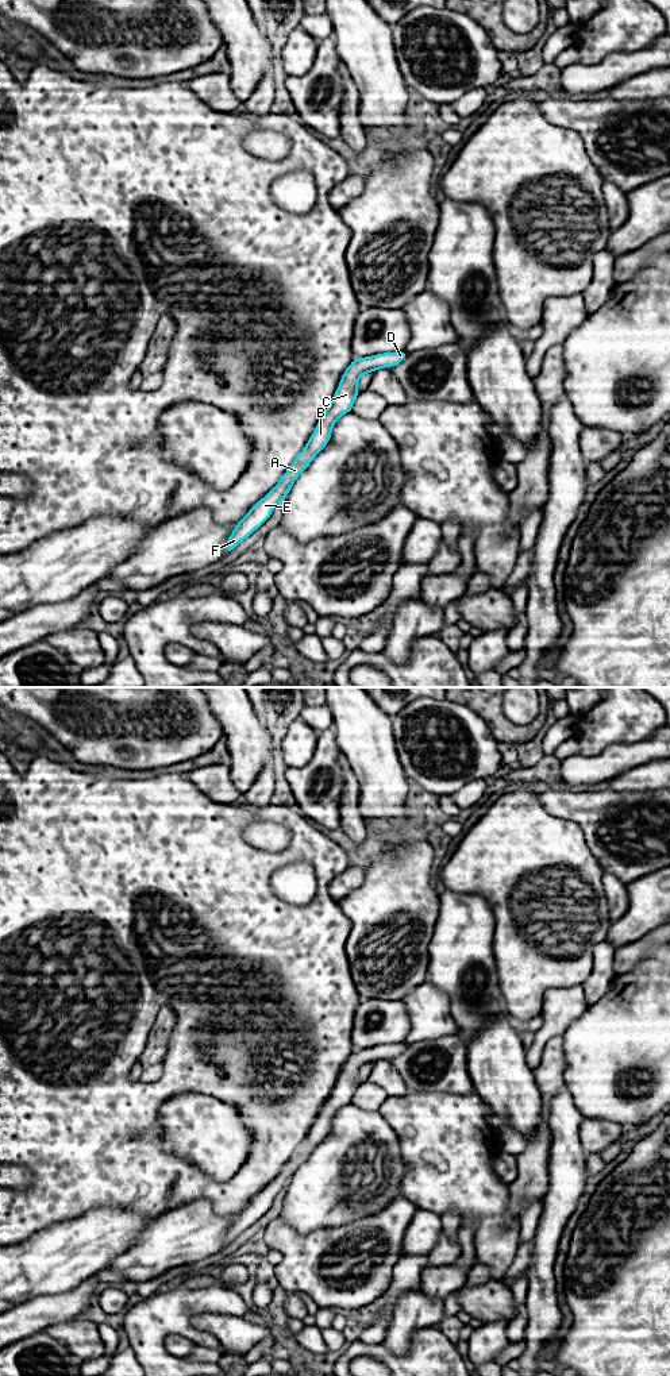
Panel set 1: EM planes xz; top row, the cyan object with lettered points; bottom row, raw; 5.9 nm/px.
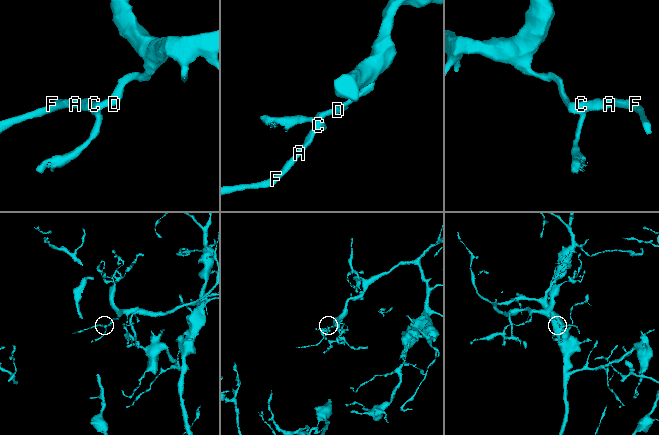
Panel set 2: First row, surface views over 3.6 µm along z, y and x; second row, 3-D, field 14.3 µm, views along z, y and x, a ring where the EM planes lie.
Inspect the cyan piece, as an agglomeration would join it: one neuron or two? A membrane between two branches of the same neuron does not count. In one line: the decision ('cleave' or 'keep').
keep

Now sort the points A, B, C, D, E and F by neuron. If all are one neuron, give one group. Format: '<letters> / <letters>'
A B C D E F

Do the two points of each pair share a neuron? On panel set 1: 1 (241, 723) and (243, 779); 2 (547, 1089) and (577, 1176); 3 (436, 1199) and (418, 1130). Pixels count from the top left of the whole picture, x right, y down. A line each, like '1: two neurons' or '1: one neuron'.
1: one neuron
2: two neurons
3: one neuron

